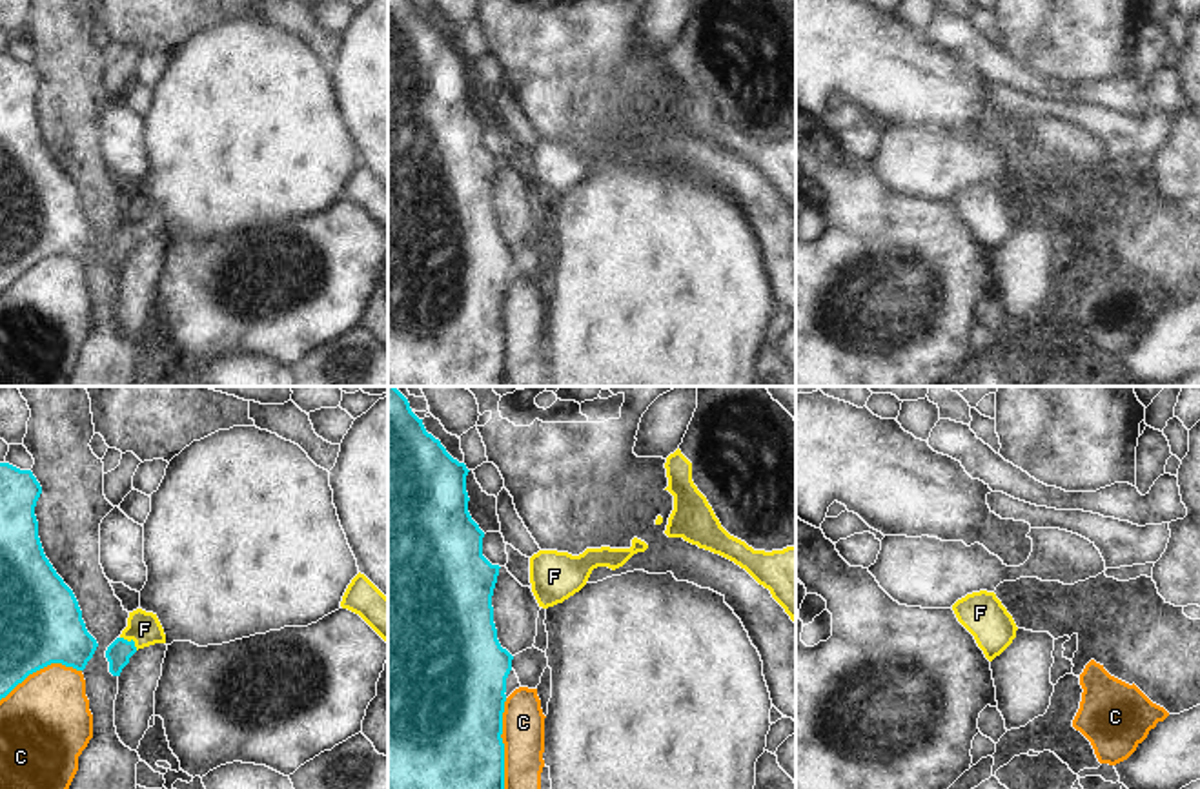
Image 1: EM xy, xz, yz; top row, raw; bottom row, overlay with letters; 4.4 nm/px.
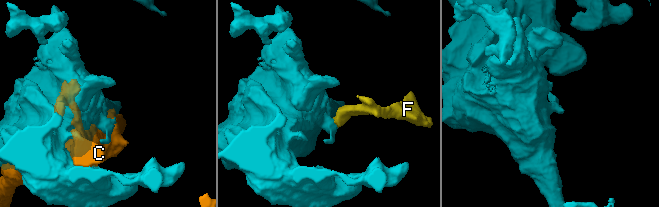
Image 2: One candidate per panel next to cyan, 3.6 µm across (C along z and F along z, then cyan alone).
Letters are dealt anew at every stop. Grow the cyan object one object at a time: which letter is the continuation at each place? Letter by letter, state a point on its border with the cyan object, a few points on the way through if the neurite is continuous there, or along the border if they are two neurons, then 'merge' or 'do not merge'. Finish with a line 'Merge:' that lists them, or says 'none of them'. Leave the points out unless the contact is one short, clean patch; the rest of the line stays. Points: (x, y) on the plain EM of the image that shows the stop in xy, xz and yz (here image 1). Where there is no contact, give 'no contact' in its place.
C: meets cyan in xz at (503, 338); do not merge
F: meets cyan in xy at (132, 232); runs through xy (119, 245), (132, 232), (144, 221); merge
Merge: F

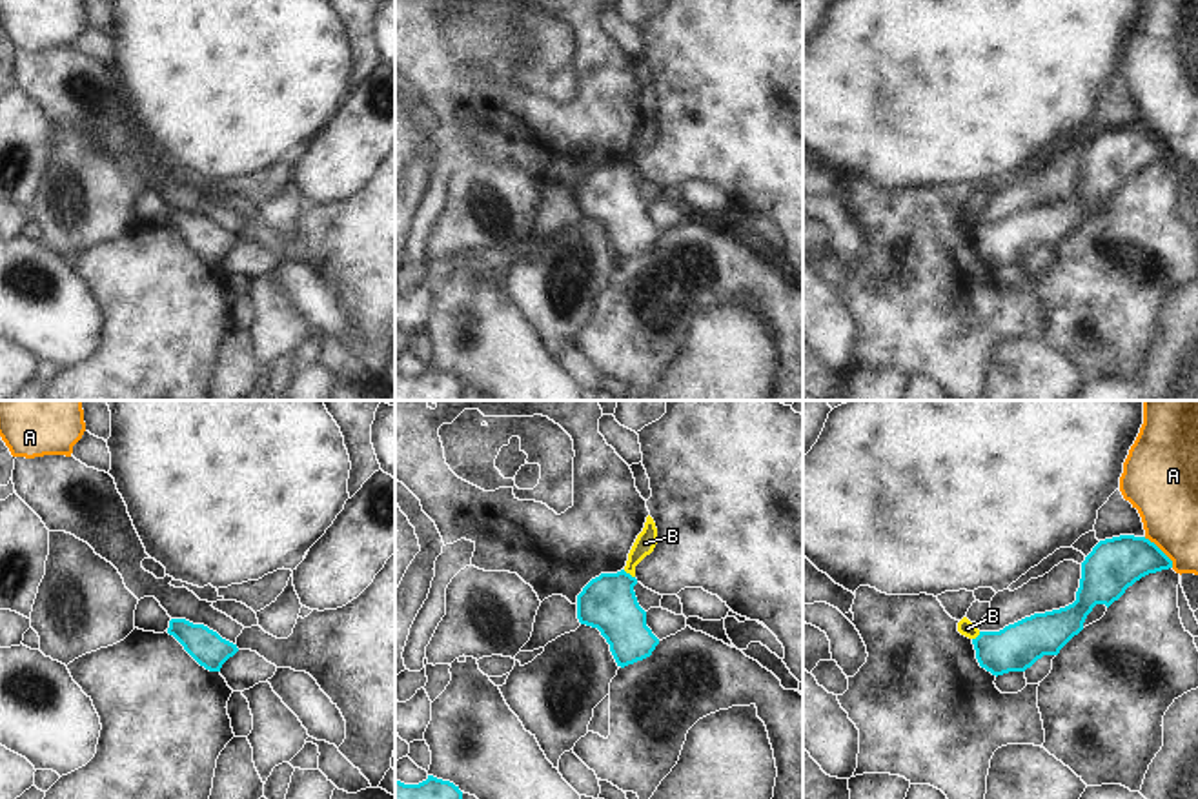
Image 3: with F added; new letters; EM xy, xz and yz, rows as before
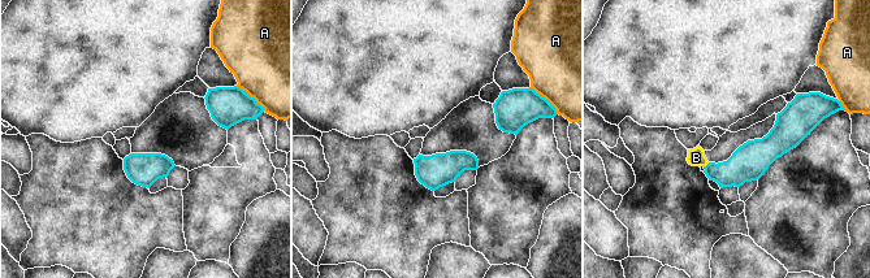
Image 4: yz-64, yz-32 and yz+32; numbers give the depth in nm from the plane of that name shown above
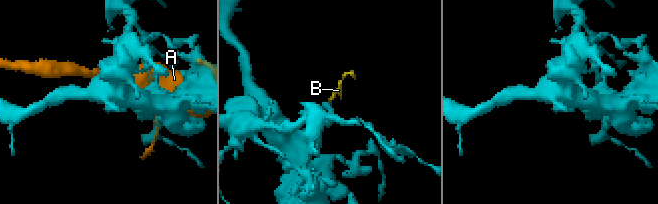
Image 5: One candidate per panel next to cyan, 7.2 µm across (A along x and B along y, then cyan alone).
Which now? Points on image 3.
A: meets cyan in yz at (1160, 142); do not merge
B: meets cyan in xz at (629, 166); border along xz (623, 162), (634, 170); do not merge
Merge: none of them

